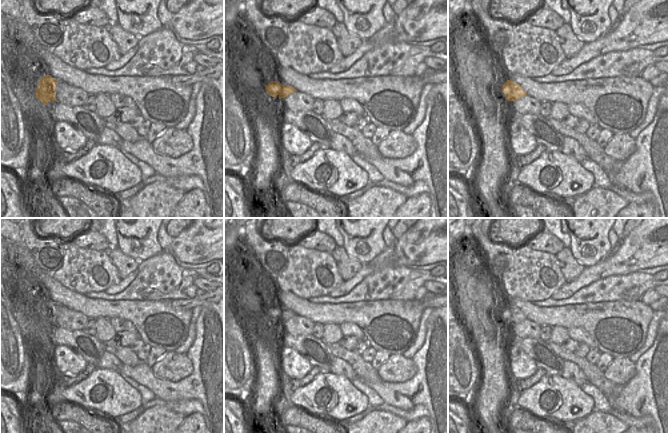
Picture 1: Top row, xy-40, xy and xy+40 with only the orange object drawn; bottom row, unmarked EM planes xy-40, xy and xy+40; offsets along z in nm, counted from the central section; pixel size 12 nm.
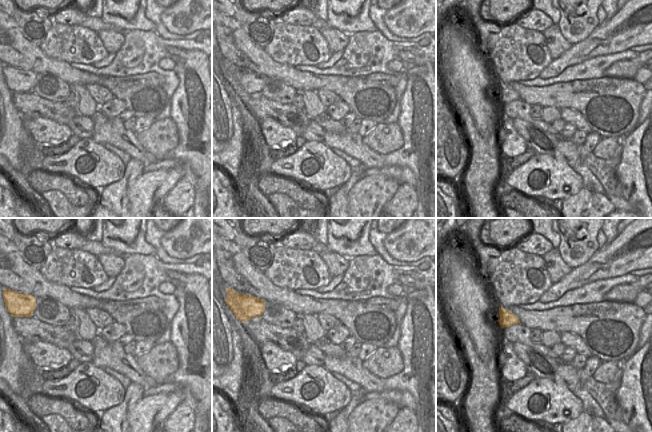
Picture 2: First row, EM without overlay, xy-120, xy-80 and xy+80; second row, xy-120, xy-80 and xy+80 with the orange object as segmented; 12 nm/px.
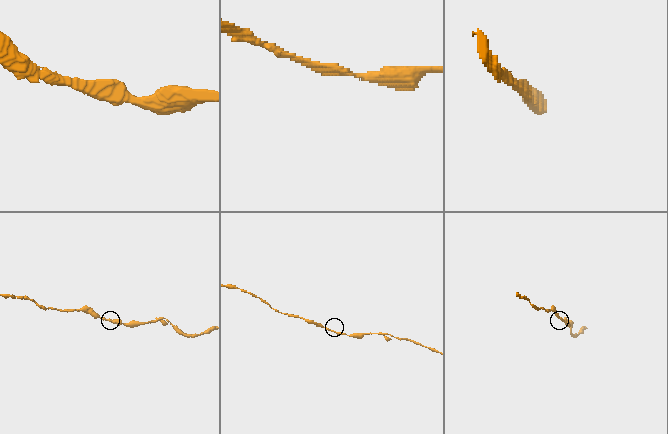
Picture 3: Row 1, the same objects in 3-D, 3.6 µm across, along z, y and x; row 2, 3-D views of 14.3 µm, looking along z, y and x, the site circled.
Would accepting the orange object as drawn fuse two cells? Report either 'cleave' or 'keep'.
keep

